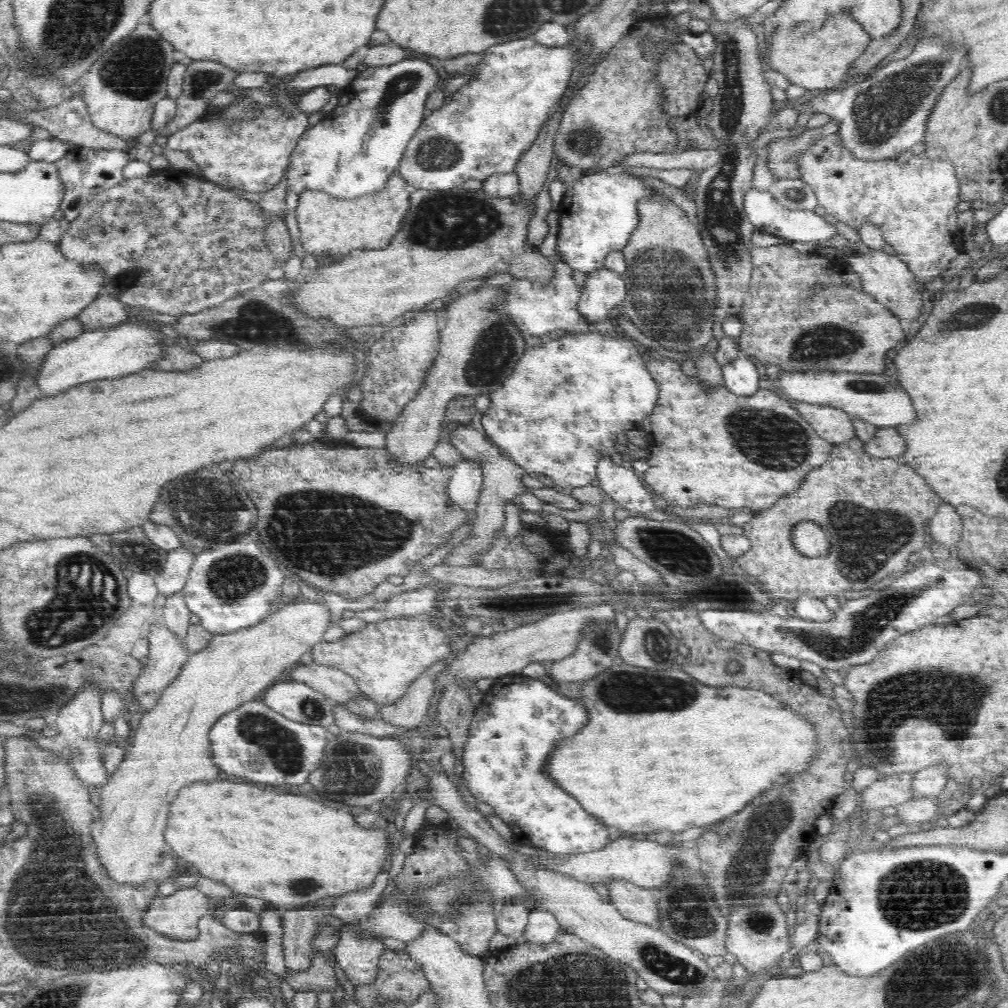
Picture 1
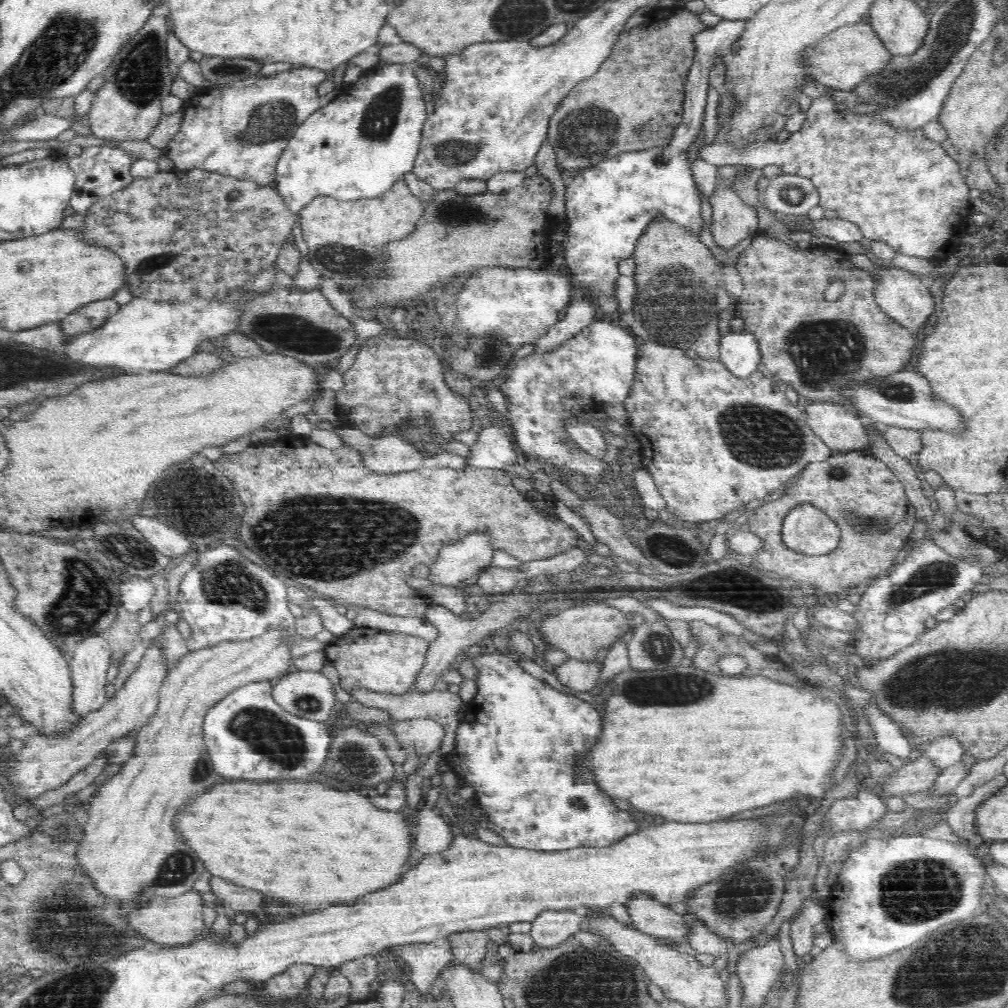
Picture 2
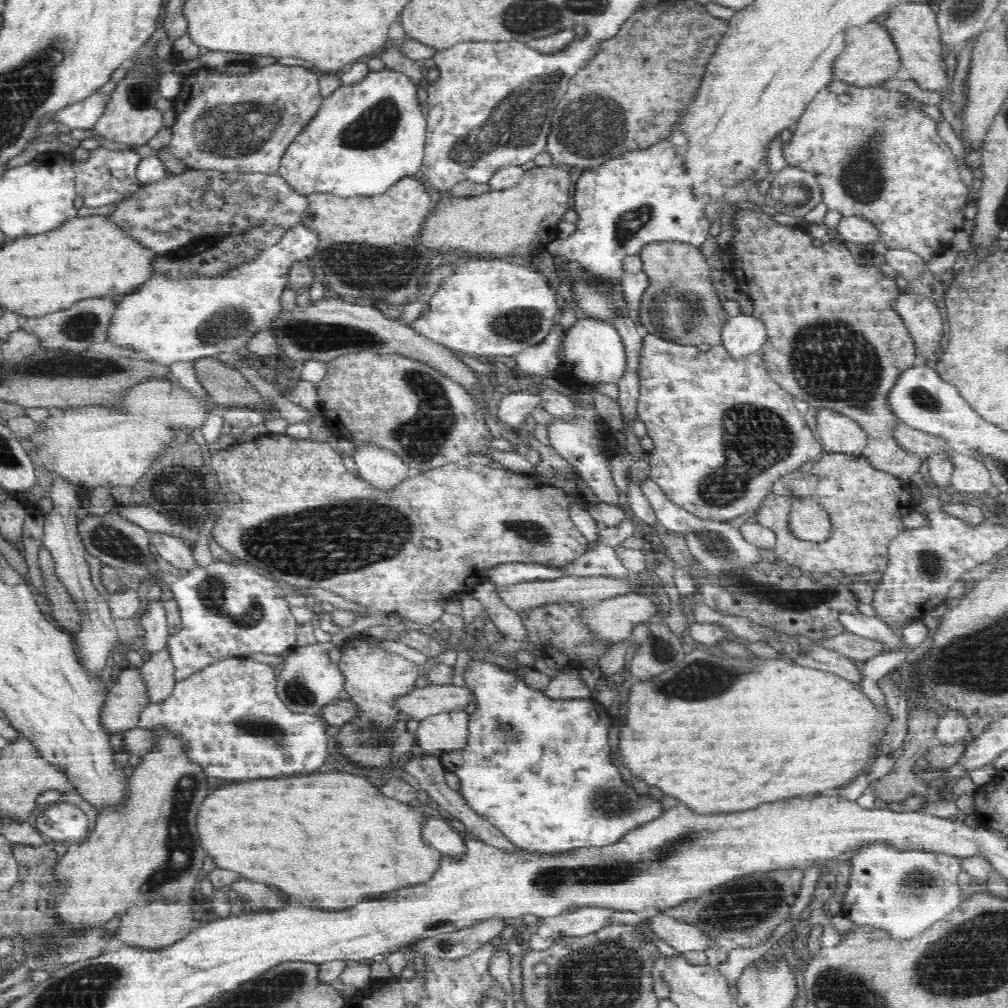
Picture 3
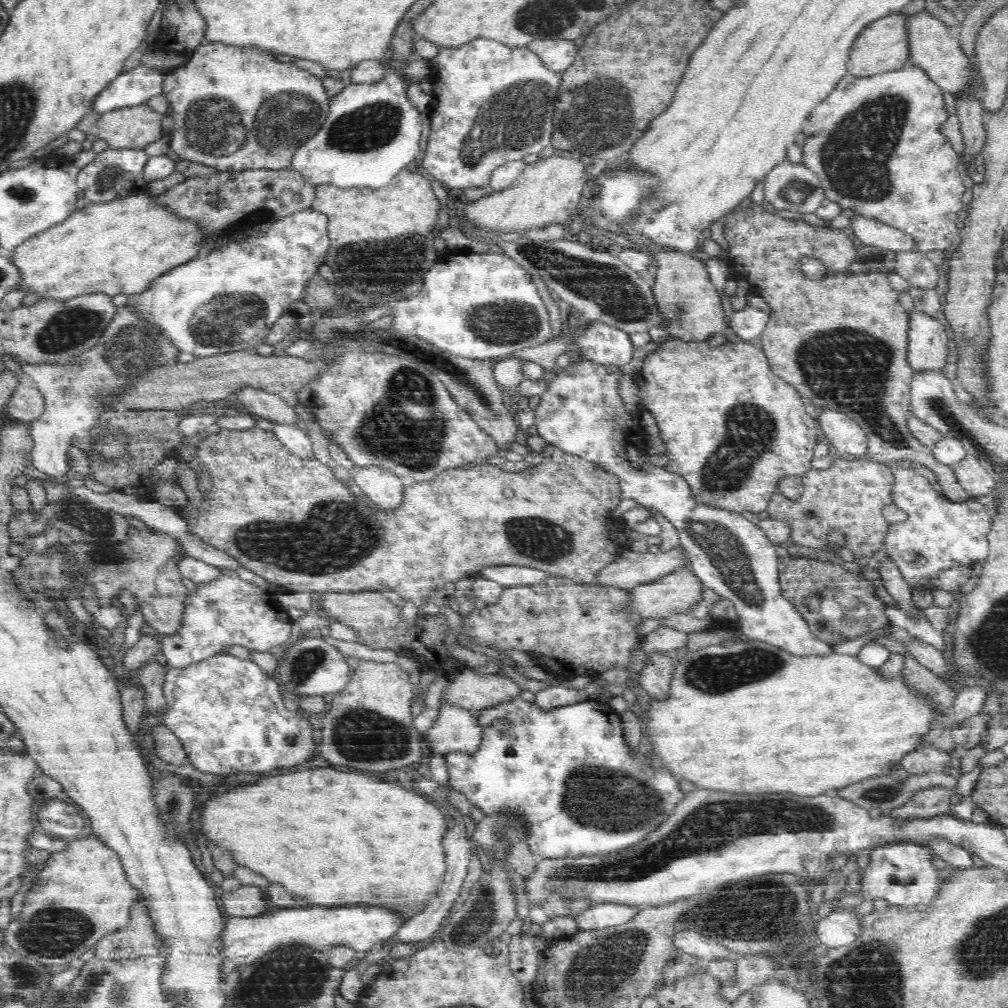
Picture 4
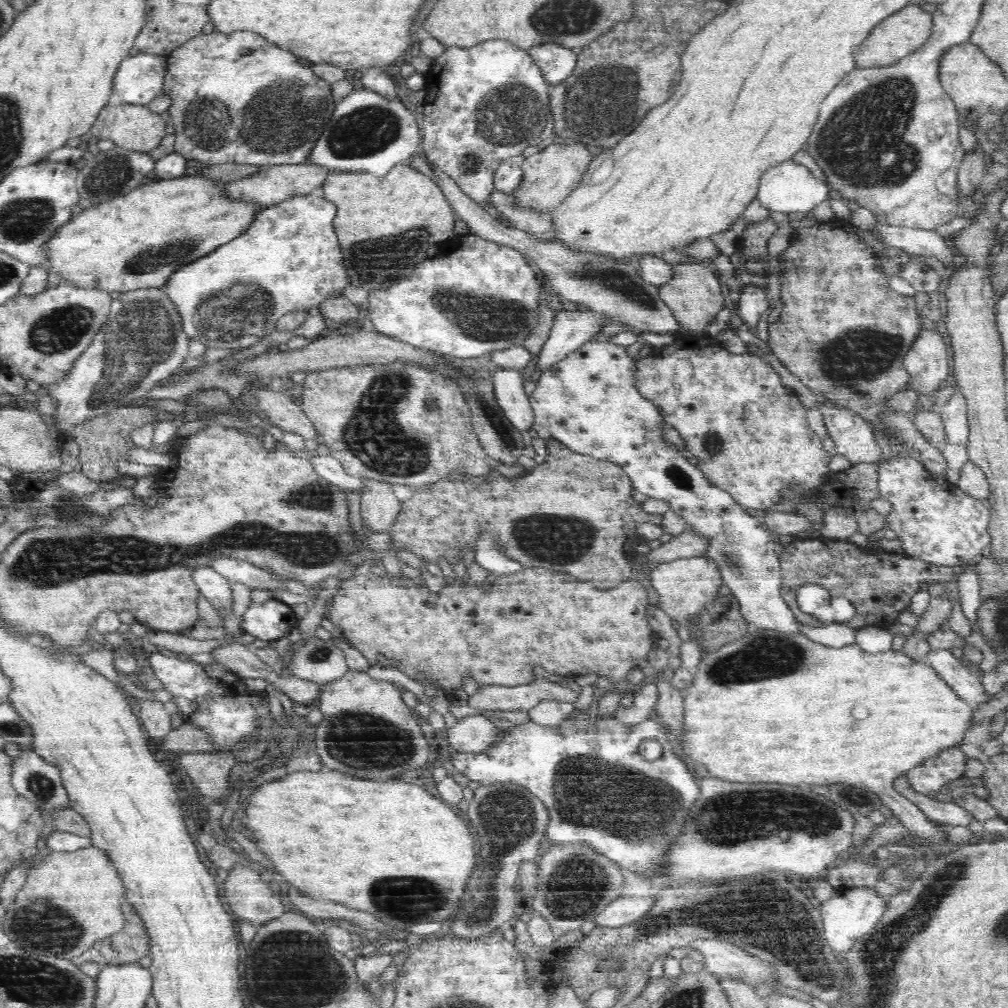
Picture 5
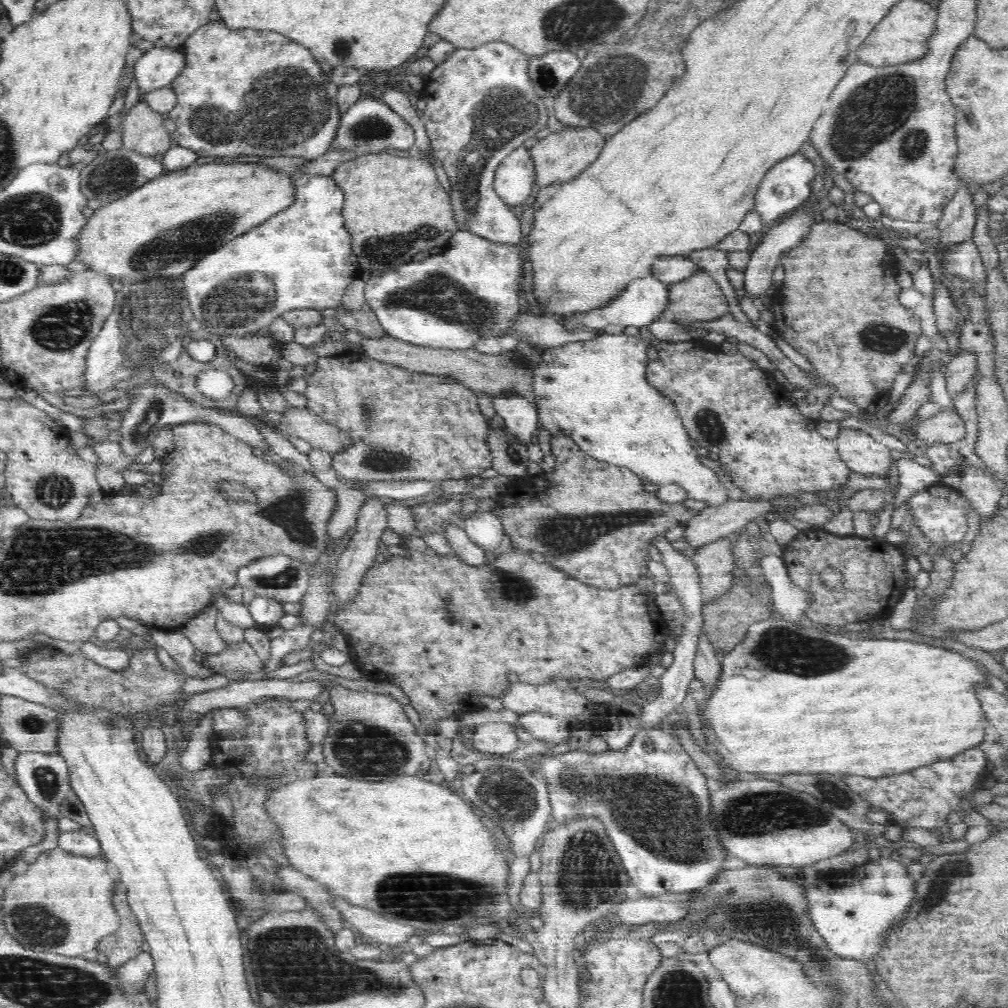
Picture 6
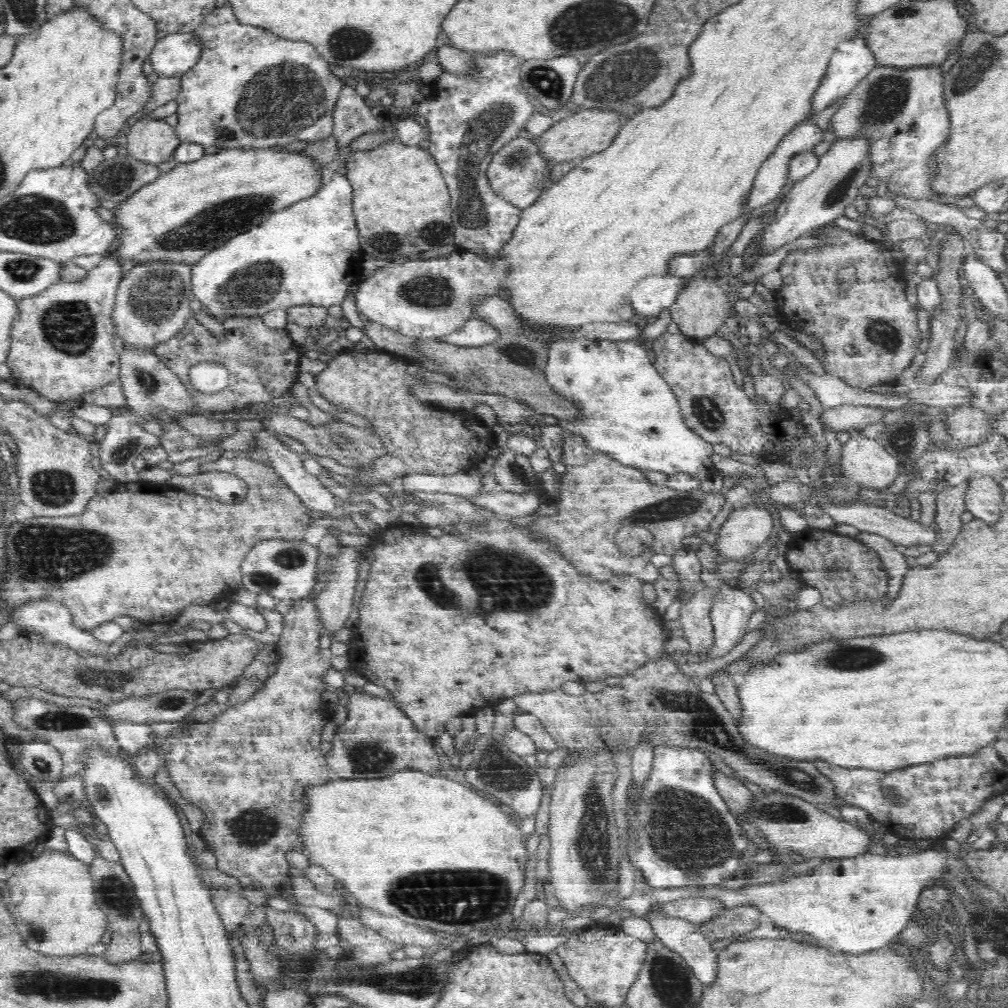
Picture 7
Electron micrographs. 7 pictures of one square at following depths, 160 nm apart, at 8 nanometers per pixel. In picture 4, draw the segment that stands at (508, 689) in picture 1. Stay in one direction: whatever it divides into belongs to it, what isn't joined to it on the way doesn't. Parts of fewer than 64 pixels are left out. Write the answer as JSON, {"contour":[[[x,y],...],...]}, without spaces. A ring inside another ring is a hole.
{"contour":[[[518,696],[506,704],[481,710],[477,722],[483,728],[483,737],[476,752],[443,755],[449,773],[448,786],[464,794],[485,816],[502,810],[521,816],[527,822],[526,843],[538,858],[598,856],[630,848],[666,822],[685,796],[670,772],[662,768],[654,772],[648,766],[648,758],[640,756],[634,760],[630,756],[628,744],[622,738],[622,722],[608,703],[588,700],[544,712]],[[498,718],[511,722],[509,730],[502,733],[494,730],[491,724]]]}

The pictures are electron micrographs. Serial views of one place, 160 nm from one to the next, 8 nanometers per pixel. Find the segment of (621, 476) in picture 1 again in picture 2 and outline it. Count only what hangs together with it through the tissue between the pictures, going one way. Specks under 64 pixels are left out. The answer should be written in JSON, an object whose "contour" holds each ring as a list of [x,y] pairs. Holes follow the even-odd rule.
{"contour":[[[575,416],[574,420],[570,418],[570,420],[566,422],[566,426],[564,427],[566,427],[570,438],[572,438],[583,451],[593,456],[594,460],[597,460],[599,463],[602,462],[604,450],[608,448],[608,445],[606,445],[606,440],[600,429],[592,426],[586,420],[575,418]]]}

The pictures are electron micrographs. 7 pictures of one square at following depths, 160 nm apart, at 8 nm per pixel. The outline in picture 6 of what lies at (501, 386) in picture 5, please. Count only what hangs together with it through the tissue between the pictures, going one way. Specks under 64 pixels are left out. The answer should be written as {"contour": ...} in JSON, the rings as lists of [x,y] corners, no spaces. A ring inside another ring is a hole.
{"contour":[[[502,393],[493,397],[491,402],[496,412],[504,419],[505,427],[510,434],[516,436],[526,446],[535,443],[534,435],[538,431],[538,419],[534,404],[518,393]]]}

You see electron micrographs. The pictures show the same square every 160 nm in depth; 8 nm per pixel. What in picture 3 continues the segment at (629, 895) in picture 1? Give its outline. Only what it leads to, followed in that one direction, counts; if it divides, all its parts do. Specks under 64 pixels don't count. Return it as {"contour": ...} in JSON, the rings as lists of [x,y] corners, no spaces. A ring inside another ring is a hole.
{"contour":[[[653,910],[650,917],[649,933],[653,933],[656,939],[664,940],[680,953],[692,952],[694,950],[711,949],[717,951],[714,941],[698,928],[684,924],[668,916],[663,916],[660,910]]]}

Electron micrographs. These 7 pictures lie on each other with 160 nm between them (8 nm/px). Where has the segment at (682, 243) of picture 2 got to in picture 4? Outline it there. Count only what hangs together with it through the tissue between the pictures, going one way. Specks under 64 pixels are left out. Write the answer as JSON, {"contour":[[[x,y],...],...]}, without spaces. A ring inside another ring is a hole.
{"contour":[[[670,249],[651,250],[653,255],[652,292],[663,323],[661,328],[670,337],[680,338],[684,342],[698,342],[710,338],[713,333],[722,334],[730,342],[743,342],[726,323],[720,297],[706,271],[704,262]]]}

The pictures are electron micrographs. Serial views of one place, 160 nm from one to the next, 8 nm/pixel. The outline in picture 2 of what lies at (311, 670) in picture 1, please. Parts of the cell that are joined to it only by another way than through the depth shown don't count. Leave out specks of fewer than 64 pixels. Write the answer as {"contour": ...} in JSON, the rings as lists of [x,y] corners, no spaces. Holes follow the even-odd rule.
{"contour":[[[354,688],[352,692],[349,692],[352,701],[359,702],[366,706],[374,706],[388,711],[392,718],[396,721],[405,721],[412,719],[432,719],[440,723],[445,730],[445,737],[443,738],[443,744],[441,745],[441,752],[443,758],[448,758],[449,754],[453,750],[453,739],[456,736],[457,728],[460,720],[457,718],[457,710],[460,706],[465,706],[460,695],[456,693],[450,693],[449,690],[438,691],[436,689],[428,692],[419,692],[410,689],[406,693],[402,694],[390,694],[390,693],[374,693],[367,692],[366,690],[359,690]]]}

